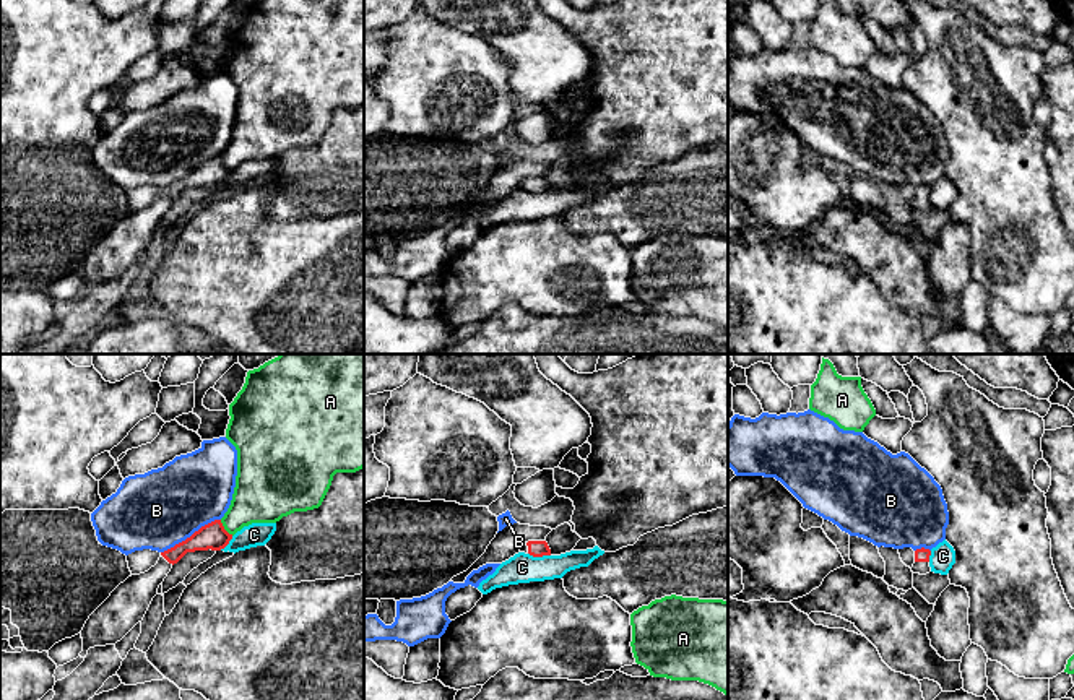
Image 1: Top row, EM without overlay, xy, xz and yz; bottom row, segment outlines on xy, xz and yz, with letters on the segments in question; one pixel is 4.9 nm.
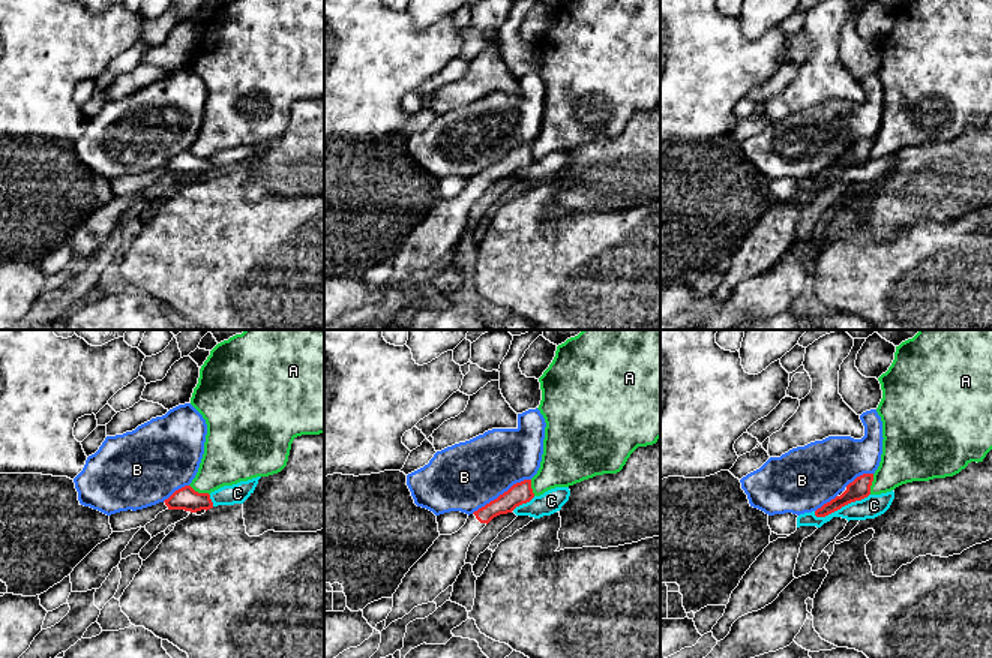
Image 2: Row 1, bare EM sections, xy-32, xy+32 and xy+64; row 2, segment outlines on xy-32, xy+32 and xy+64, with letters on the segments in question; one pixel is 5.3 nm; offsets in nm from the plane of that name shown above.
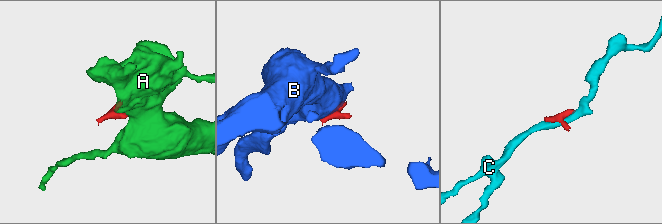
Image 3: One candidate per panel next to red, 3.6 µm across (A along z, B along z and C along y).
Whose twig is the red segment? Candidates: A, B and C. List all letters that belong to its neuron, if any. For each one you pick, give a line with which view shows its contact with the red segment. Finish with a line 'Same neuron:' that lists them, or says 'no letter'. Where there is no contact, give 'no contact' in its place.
Same neuron: no letter

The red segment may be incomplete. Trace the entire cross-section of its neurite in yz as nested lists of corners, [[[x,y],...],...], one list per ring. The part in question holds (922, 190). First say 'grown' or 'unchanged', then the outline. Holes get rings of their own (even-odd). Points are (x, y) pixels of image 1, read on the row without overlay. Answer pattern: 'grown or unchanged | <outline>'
grown | [[[925,184],[916,185],[915,187],[915,200],[912,203],[912,208],[920,210],[920,211],[929,210],[931,208],[929,192],[931,192],[929,185],[925,185]]]

